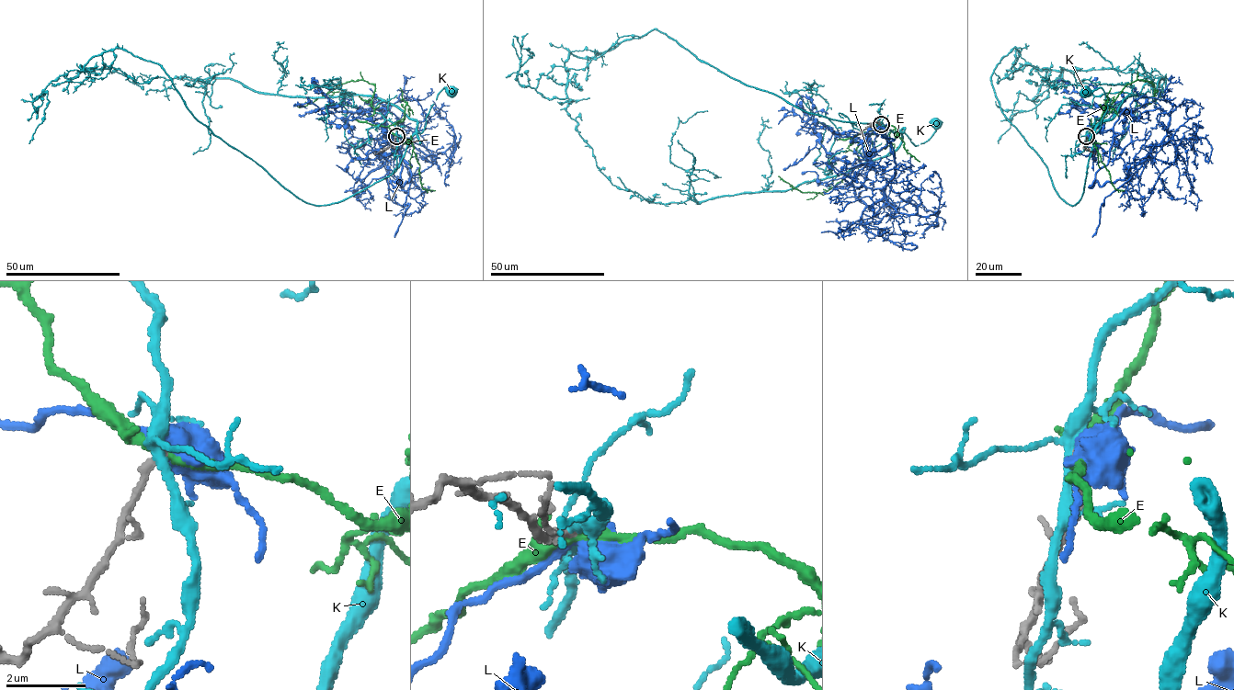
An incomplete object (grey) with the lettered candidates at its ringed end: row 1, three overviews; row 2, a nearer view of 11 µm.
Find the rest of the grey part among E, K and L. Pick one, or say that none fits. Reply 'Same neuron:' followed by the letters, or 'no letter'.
Same neuron: no letter

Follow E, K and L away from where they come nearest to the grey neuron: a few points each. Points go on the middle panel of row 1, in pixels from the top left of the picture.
E: (880, 125), (851, 138), (859, 143), (856, 153), (859, 164), (827, 191), (802, 192), (778, 176)
K: (880, 124), (859, 152), (866, 160), (896, 150), (903, 132), (915, 145), (923, 143), (935, 125)
L: (881, 124), (868, 134), (863, 184), (881, 188), (899, 212), (930, 216), (941, 199), (935, 172), (932, 182)

